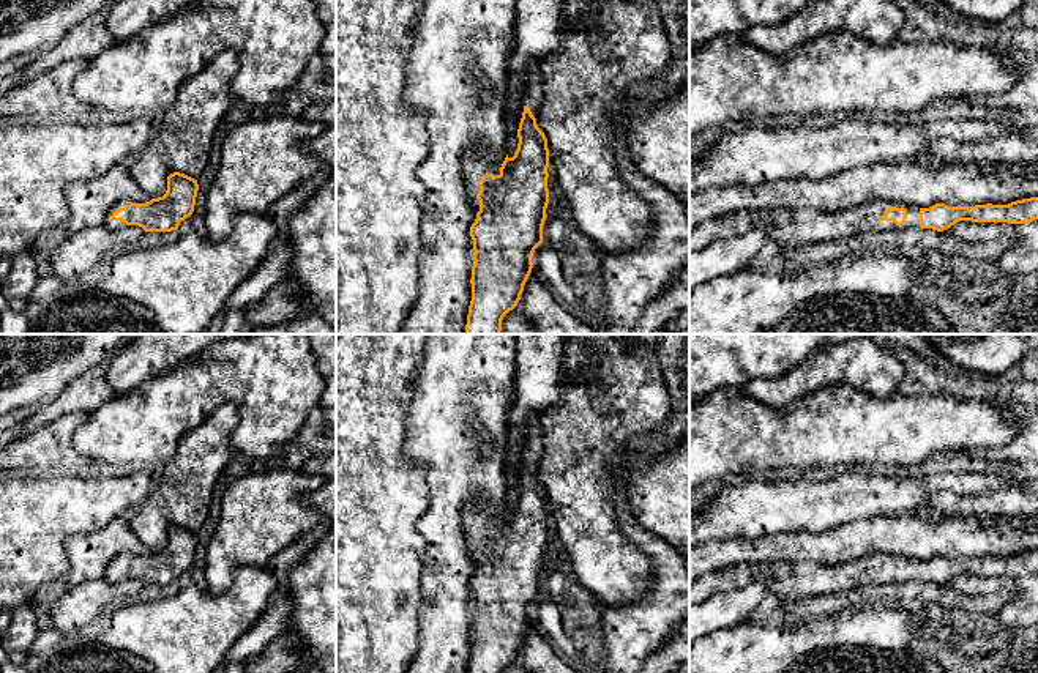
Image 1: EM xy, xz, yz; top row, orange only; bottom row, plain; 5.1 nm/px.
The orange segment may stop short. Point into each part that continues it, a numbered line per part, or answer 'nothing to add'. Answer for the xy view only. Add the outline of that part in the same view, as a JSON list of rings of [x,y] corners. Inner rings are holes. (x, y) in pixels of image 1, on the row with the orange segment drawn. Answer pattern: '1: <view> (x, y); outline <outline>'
1: xy (111, 224); outline [[[121,200],[118,203],[115,203],[109,211],[107,211],[107,216],[106,216],[106,227],[109,230],[118,230],[118,229],[123,229],[126,224],[121,222],[121,221],[112,221],[110,216],[117,211],[117,208],[125,208],[126,205],[129,205],[131,202],[129,200]]]

